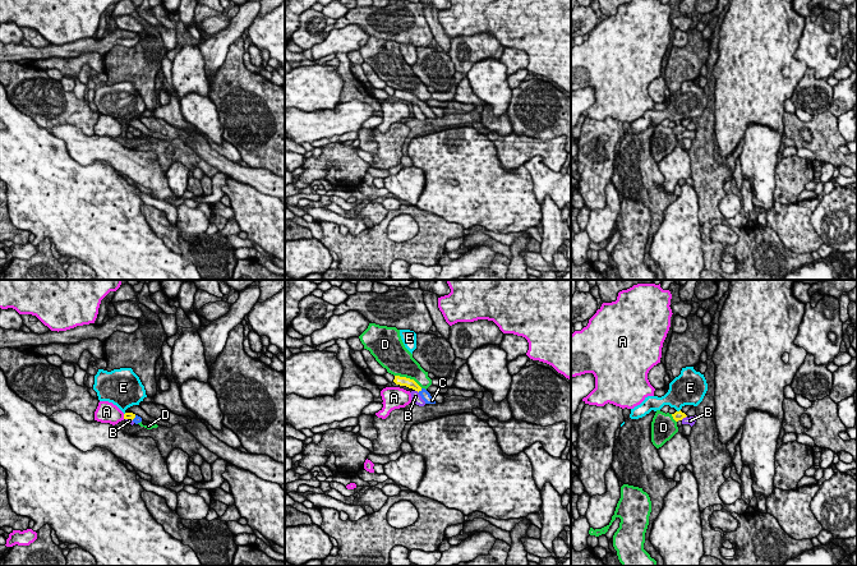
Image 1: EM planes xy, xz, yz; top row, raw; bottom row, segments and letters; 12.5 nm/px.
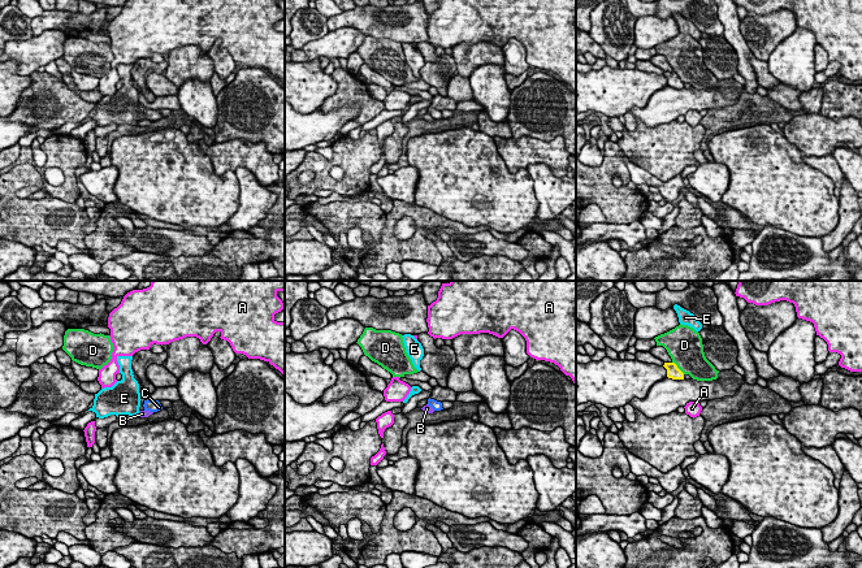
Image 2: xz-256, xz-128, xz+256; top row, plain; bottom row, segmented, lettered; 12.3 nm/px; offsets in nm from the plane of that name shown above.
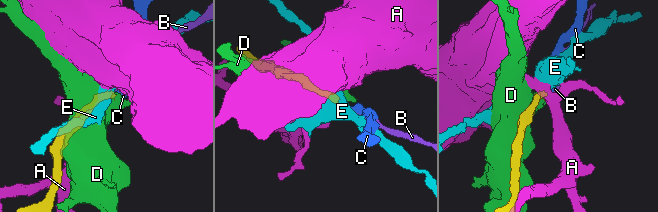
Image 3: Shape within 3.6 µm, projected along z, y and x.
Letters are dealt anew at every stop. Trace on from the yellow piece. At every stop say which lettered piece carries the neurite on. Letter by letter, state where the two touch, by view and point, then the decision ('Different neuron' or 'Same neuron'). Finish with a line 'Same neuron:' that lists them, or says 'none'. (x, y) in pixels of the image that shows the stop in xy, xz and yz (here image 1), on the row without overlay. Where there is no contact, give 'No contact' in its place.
A: Touches yellow at xy (124, 130). Different neuron
B: Touches yellow at yz (683, 130). Different neuron
C: Touches yellow at xz (419, 104). Same neuron
D: Touches yellow at xz (409, 92). Different neuron
E: Touches yellow at yz (680, 124). Different neuron
Same neuron: C

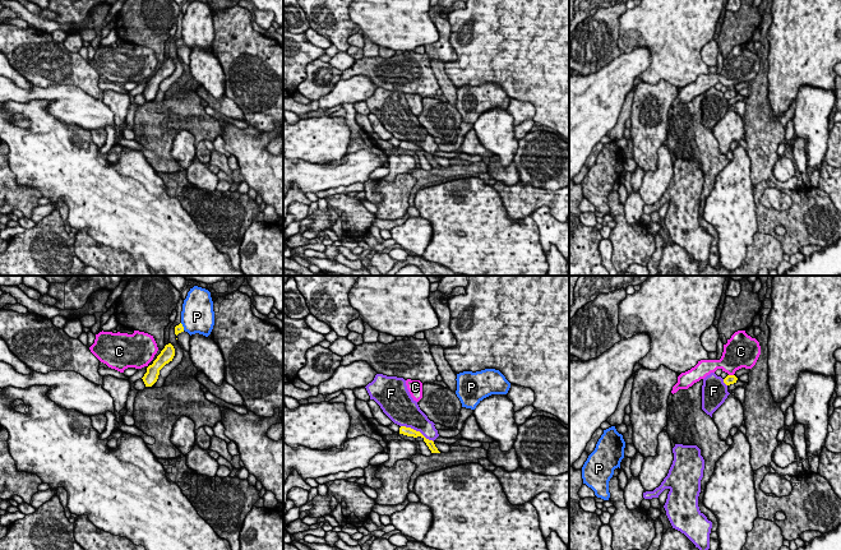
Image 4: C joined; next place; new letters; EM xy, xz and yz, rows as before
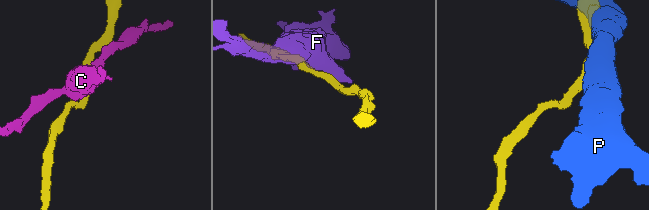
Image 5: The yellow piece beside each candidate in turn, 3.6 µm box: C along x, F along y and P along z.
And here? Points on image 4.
C: Touches yellow at yz (731, 89). Different neuron
F: Touches yellow at xz (417, 146). Different neuron
P: Touches yellow at xy (183, 41). Different neuron
Same neuron: none

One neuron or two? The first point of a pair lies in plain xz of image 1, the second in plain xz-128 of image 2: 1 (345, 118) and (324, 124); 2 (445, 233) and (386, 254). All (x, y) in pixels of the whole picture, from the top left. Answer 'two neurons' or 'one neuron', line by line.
1: one neuron
2: one neuron

